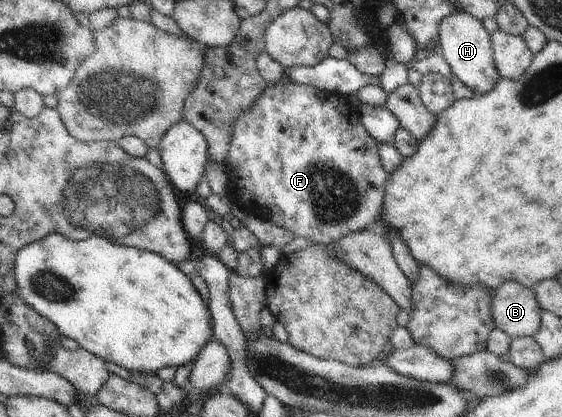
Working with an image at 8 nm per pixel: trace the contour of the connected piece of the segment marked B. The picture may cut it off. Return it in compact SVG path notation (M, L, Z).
M505 282L493 293L490 312L497 329L512 338L534 338L541 326L542 309L534 288Z

